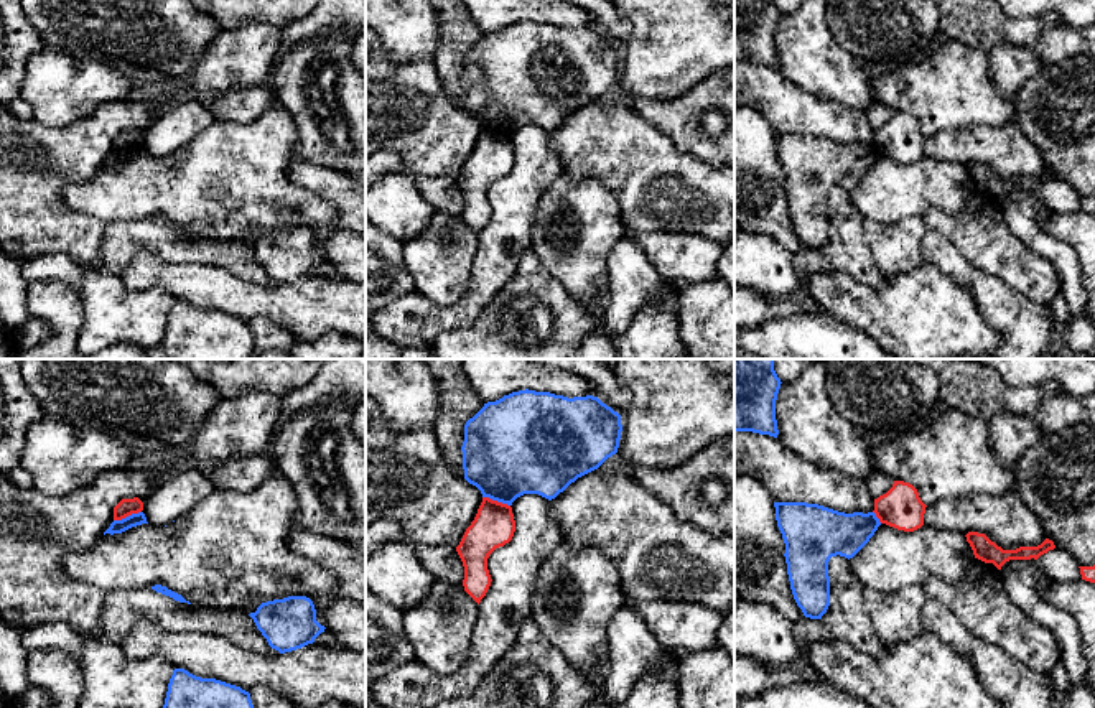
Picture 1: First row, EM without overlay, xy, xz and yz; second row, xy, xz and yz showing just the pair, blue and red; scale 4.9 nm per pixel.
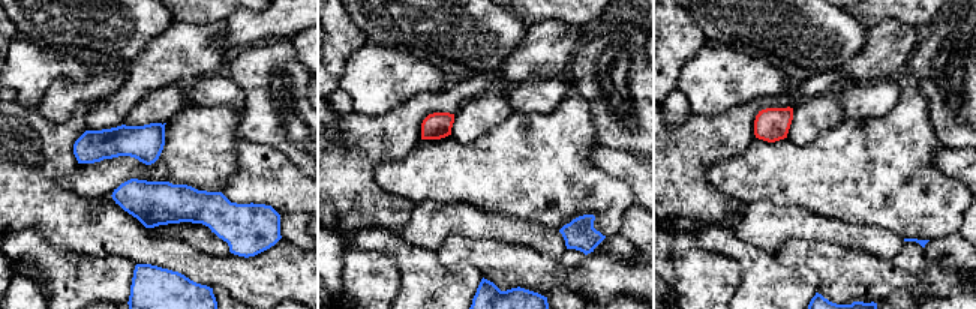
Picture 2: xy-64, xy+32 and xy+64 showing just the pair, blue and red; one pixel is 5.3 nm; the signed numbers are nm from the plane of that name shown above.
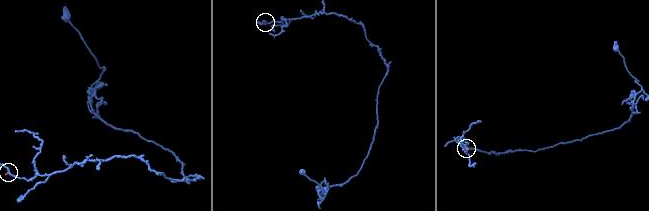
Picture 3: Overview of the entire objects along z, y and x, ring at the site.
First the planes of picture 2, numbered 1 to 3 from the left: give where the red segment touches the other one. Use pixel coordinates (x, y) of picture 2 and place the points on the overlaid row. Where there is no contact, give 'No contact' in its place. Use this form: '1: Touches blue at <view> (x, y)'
1: No contact
2: No contact
3: No contact

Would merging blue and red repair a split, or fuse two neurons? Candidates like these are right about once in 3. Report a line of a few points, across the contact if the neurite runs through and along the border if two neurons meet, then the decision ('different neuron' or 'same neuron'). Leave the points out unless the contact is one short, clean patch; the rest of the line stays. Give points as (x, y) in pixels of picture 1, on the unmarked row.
line xy (140, 142), (114, 152); different neuron

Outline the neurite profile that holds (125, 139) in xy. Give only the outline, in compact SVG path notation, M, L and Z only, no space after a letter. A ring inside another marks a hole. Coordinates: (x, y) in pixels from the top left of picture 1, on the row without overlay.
M138 128L133 130L122 130L114 138L114 151L122 151L132 145L138 145L143 142L143 133Z

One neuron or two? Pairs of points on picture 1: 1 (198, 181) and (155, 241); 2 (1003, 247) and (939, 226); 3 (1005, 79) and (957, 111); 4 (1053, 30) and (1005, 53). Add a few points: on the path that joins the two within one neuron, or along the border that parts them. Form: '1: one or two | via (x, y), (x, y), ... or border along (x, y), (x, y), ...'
1: two | border along (150, 218), (112, 221)
2: one | via (987, 241), (978, 232), (955, 228)
3: two | border along (987, 53), (990, 78), (995, 88), (1013, 102)
4: one | via (1044, 43), (1034, 53), (1018, 53)

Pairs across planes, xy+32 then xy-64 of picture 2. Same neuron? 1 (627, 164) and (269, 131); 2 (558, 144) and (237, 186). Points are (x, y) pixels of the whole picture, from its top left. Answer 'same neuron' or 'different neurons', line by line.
1: different neurons
2: different neurons

